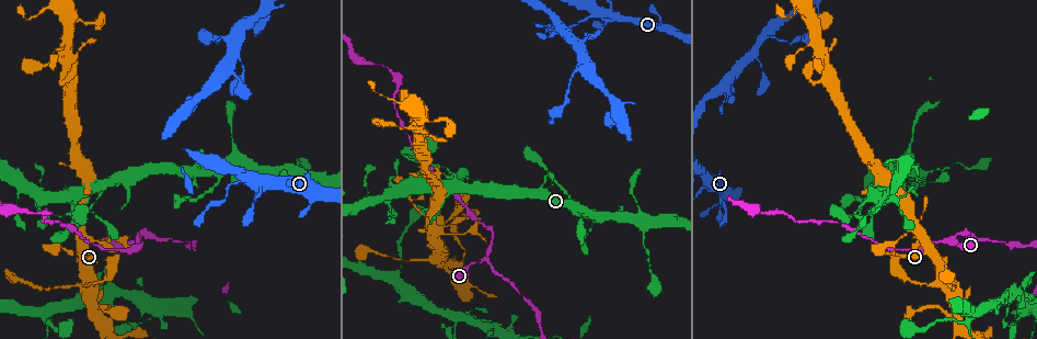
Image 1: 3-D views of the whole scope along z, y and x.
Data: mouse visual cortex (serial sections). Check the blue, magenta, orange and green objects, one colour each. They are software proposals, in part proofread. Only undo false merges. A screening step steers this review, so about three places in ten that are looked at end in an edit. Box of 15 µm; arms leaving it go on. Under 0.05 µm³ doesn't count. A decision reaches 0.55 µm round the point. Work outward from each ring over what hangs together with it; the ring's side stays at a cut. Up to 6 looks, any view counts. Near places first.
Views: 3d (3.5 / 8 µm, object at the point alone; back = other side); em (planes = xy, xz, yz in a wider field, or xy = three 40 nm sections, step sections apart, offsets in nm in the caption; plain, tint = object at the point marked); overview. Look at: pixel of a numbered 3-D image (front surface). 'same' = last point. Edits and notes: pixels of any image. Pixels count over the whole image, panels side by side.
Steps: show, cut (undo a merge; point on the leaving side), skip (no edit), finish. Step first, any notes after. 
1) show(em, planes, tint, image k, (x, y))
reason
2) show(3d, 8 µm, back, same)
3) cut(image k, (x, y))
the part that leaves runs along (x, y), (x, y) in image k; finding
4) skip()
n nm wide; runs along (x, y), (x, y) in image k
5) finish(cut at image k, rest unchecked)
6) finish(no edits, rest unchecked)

show(3d, 3.5 µm, image 1, (310, 205))
thin neck

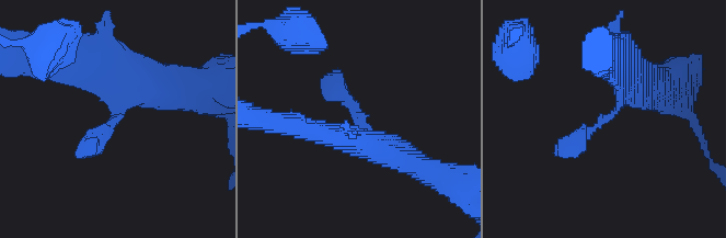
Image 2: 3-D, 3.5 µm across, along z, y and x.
skip()
runs along (622, 60), (620, 104), (561, 148) in image 2; all the same cell

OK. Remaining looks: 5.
show(3d, 3.5 µm, back, image 1, (955, 242))
three-way junction

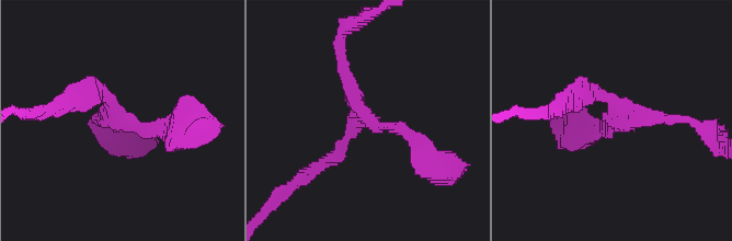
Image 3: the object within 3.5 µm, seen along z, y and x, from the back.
show(em, xy, step 5, tint, image 3, (612, 121))
3 arms; arms of 200, 200, 300 nm

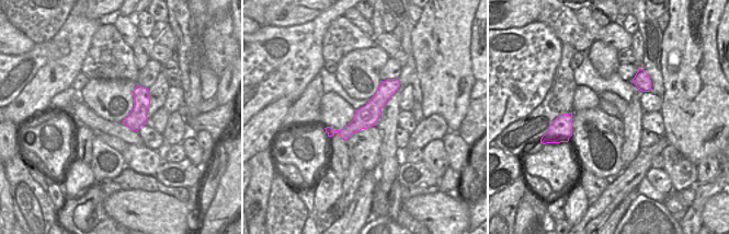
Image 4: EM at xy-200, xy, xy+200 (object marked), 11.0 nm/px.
show(em, xy, step 2, tint, same)

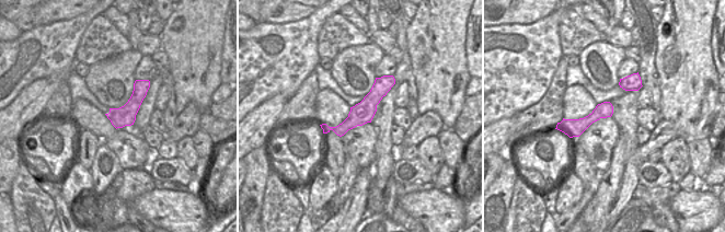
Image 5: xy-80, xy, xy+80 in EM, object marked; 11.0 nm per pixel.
skip()
runs along (390, 78), (343, 128), (325, 129) in image 5; one cell here

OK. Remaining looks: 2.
show(3d, 3.5 µm, image 1, (450, 234))
a narrow waist

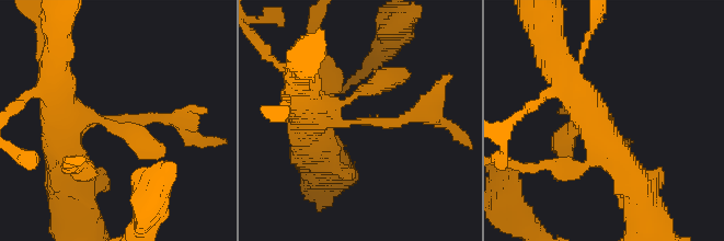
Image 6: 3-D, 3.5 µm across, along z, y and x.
show(em, xy, step 3, tint, image 6, (117, 118))

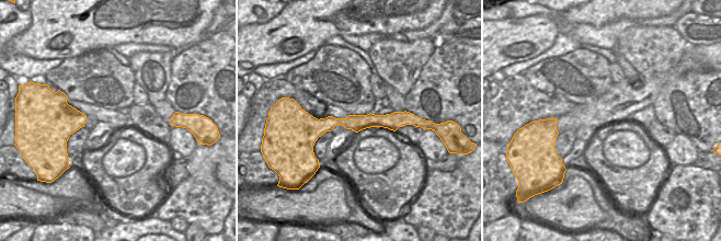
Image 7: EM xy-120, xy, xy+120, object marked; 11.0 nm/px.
cut(image 6, (413, 117))
arms of 150, 500 nm; the part that leaves runs along (378, 121), (425, 112), (466, 142) in image 6; two cells meet here

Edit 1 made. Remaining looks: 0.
finish(cut at image 6, rest unchecked)

